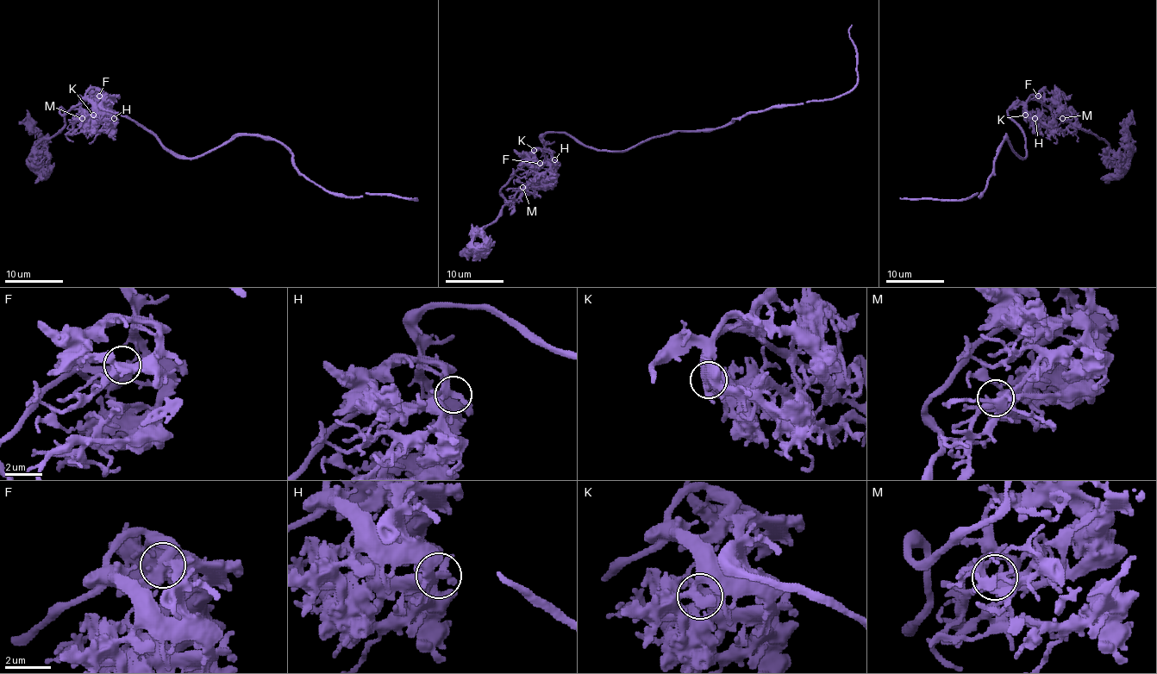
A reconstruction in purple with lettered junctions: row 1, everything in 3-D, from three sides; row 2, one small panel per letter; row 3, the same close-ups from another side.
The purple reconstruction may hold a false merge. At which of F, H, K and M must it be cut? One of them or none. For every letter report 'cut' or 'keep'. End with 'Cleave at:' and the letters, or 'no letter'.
F: keep
H: keep
K: keep
M: keep
Cleave at: no letter

